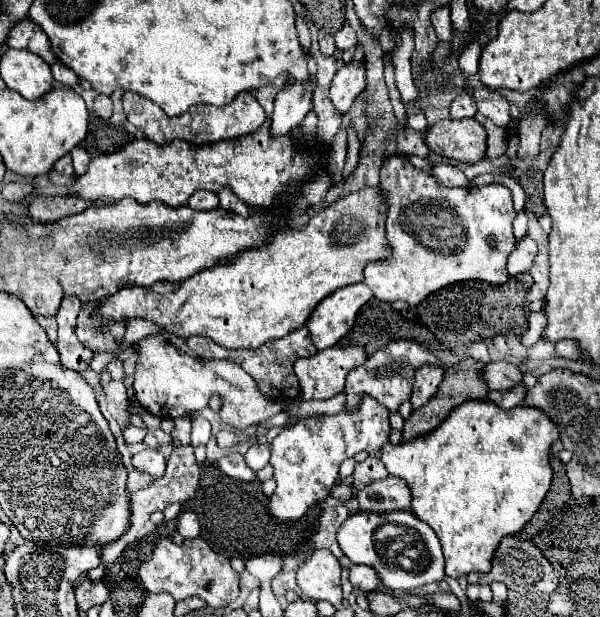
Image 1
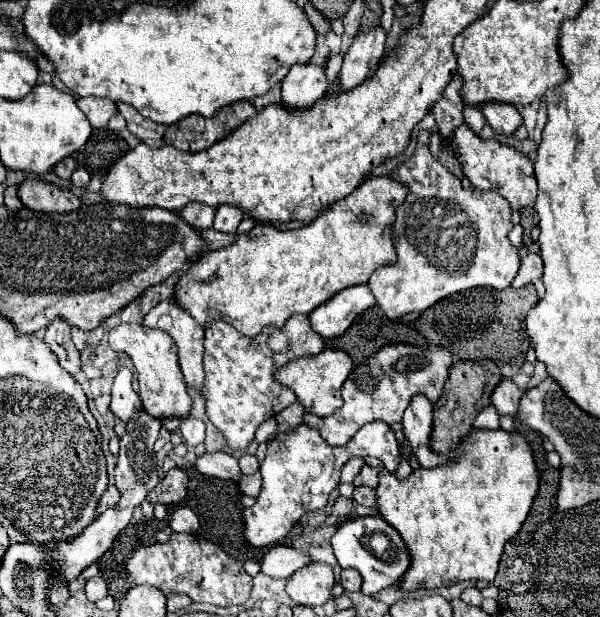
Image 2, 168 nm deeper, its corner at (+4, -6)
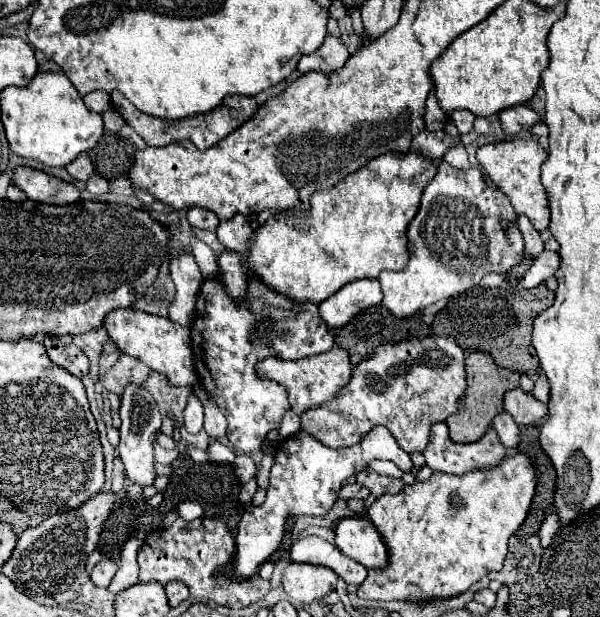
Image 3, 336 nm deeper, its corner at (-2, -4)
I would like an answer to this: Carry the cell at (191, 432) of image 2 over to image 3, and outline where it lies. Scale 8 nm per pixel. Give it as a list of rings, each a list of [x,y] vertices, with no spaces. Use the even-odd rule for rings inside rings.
[[[195,396],[189,398],[183,424],[189,434],[197,434],[199,430],[203,430],[203,404]]]

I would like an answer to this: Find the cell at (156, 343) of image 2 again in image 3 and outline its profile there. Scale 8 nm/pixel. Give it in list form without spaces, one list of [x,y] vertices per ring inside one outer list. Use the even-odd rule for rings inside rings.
[[[133,308],[111,312],[103,326],[107,328],[107,334],[121,352],[141,360],[151,370],[167,376],[171,386],[191,386],[199,382],[191,350],[191,330],[187,326],[179,326],[167,318],[159,318]]]

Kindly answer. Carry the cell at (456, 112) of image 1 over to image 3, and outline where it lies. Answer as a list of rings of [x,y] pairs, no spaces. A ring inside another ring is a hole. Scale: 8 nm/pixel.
[[[431,90],[427,96],[427,108],[425,108],[425,128],[427,130],[443,130],[449,120],[449,114],[439,106],[439,100],[435,92]]]

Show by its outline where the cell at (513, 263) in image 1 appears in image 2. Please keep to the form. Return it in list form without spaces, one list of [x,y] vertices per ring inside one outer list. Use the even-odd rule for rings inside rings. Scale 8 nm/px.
[[[527,254],[523,260],[521,260],[521,268],[519,268],[519,274],[517,278],[513,280],[513,288],[523,288],[525,284],[537,280],[543,276],[543,260],[539,254]]]

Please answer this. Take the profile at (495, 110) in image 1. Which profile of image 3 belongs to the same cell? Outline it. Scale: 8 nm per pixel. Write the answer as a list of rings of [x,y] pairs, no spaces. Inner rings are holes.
[[[513,106],[513,108],[507,108],[507,110],[499,112],[499,122],[501,122],[501,128],[503,128],[505,134],[517,136],[519,132],[537,124],[539,116],[529,106]]]

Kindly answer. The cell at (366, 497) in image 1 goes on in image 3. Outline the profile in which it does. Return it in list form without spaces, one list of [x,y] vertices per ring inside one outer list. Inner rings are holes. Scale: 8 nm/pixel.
[[[345,484],[343,488],[341,488],[341,498],[343,500],[349,500],[349,498],[361,498],[361,500],[365,500],[367,496],[369,496],[371,492],[365,488],[365,486],[361,486],[361,484]]]

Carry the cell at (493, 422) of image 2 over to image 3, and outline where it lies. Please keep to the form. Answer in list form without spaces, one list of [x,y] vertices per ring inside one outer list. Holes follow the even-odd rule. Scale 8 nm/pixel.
[[[435,422],[431,426],[431,436],[429,436],[429,444],[423,452],[425,460],[427,460],[427,466],[431,470],[437,470],[437,472],[447,472],[447,474],[463,474],[463,472],[469,472],[469,470],[479,470],[479,468],[487,468],[487,466],[493,466],[495,462],[503,460],[505,456],[505,448],[495,432],[495,428],[489,428],[485,432],[485,436],[481,436],[477,440],[477,444],[455,444],[449,434],[447,434],[447,424],[445,422]]]

